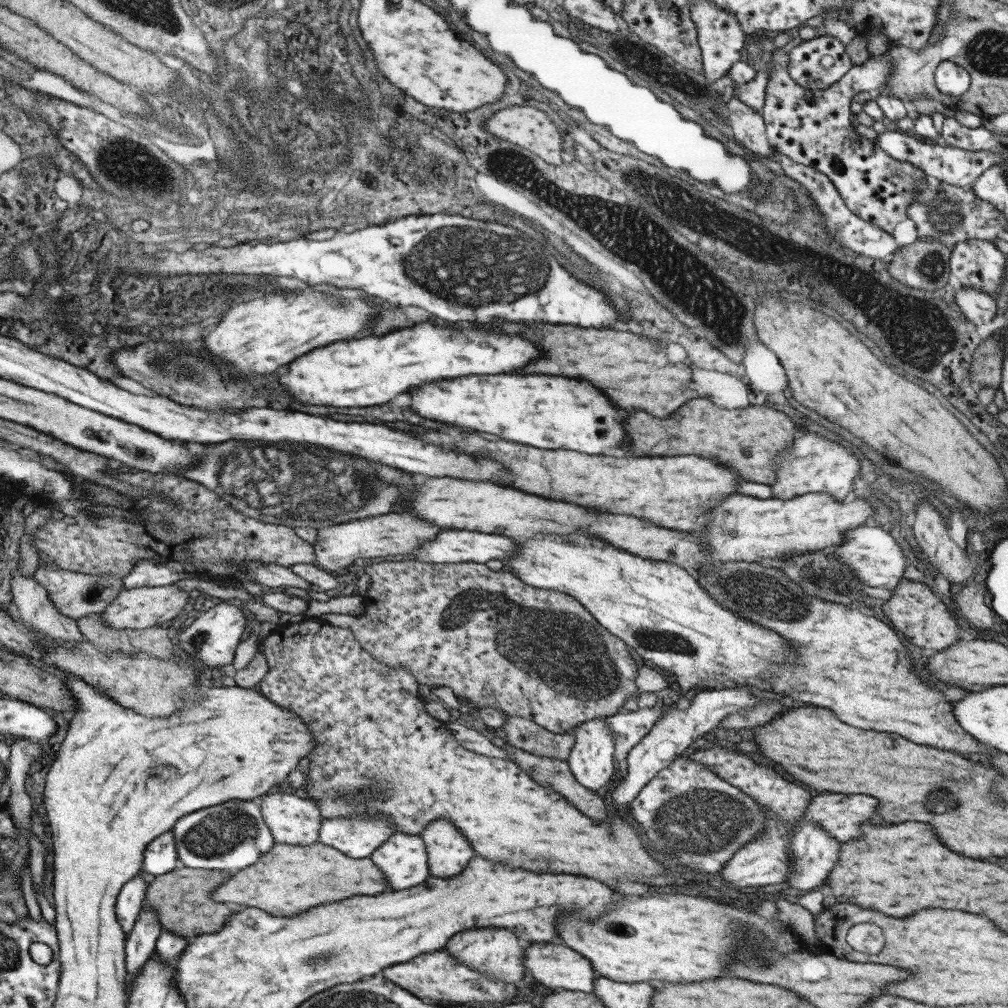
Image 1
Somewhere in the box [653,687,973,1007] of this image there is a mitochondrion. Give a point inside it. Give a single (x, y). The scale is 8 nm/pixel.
(751, 958)

